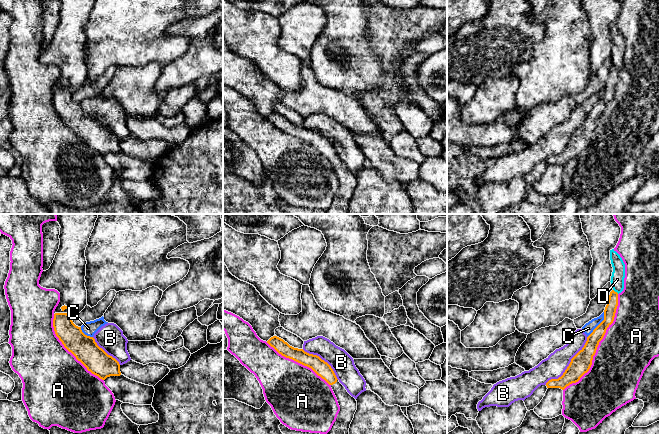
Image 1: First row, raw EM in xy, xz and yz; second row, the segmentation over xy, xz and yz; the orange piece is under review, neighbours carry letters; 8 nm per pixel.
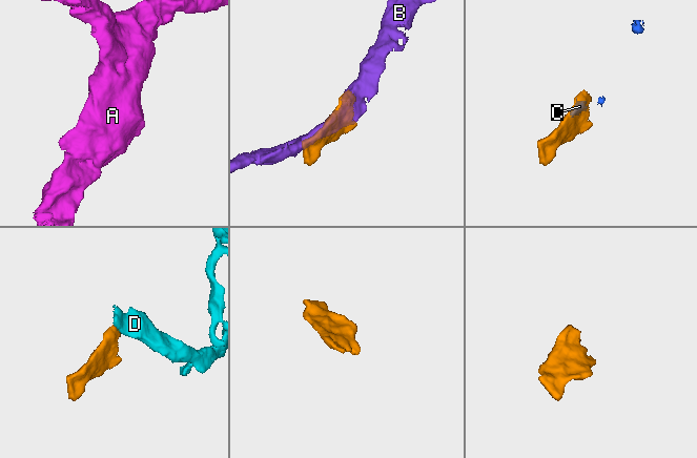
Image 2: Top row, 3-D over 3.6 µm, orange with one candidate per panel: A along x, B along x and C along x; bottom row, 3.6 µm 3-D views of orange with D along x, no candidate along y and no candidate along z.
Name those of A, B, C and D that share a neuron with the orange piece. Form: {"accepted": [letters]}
{"accepted": []}

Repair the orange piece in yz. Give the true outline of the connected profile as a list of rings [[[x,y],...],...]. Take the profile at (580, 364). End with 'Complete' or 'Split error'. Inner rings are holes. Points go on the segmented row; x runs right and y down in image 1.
[[[612,290],[604,310],[604,320],[587,337],[584,347],[571,359],[563,375],[546,383],[547,388],[560,388],[564,390],[570,384],[578,382],[589,371],[599,342],[603,339],[607,328],[614,321],[617,306],[618,293]]]. Complete

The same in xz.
[[[277,336],[271,337],[267,343],[282,356],[311,368],[331,386],[340,406],[340,411],[327,434],[349,434],[350,424],[357,410],[357,401],[339,382],[331,366],[319,356],[309,354],[303,349],[294,348]]]. Split error

